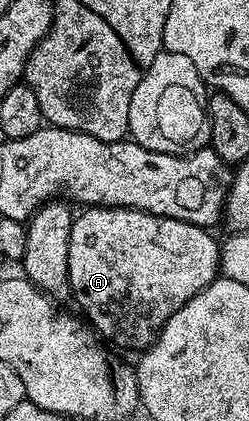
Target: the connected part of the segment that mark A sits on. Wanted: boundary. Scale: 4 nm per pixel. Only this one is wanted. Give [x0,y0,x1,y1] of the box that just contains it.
[68,206,220,351]

